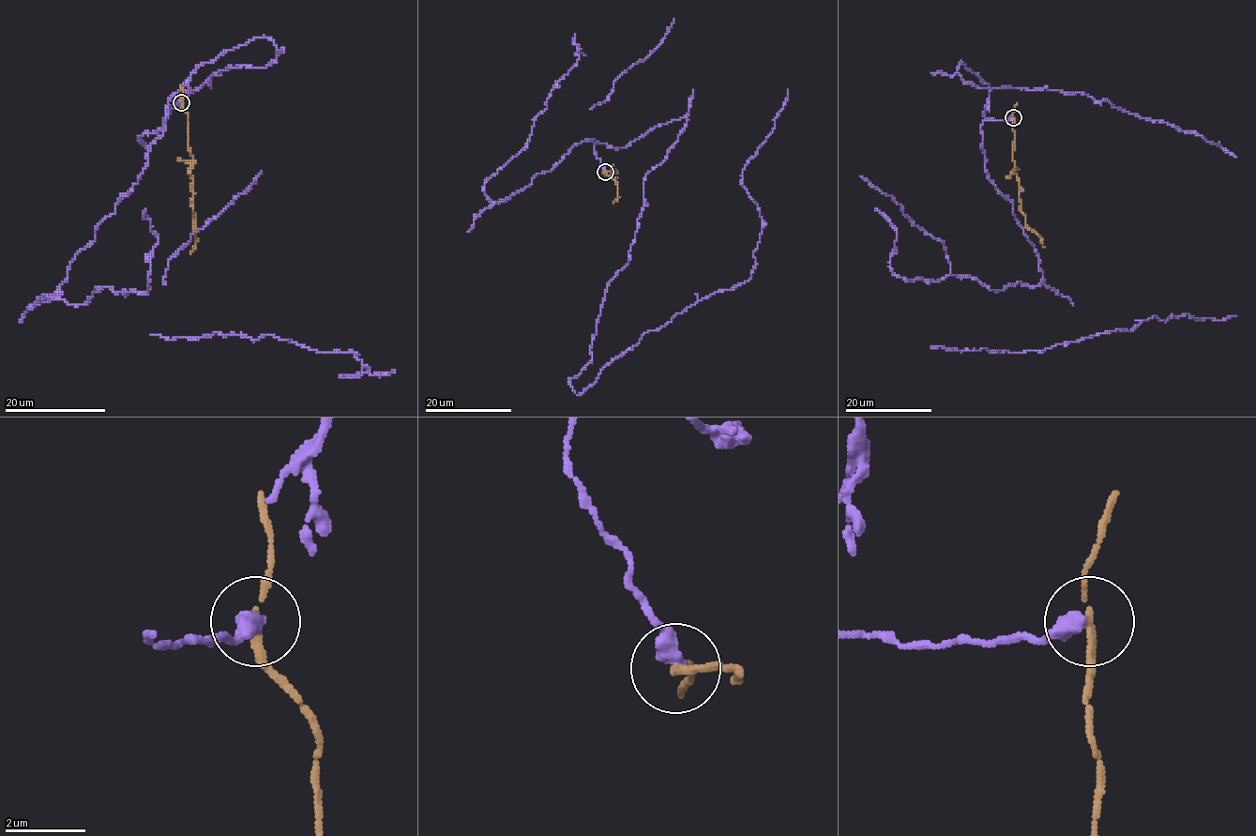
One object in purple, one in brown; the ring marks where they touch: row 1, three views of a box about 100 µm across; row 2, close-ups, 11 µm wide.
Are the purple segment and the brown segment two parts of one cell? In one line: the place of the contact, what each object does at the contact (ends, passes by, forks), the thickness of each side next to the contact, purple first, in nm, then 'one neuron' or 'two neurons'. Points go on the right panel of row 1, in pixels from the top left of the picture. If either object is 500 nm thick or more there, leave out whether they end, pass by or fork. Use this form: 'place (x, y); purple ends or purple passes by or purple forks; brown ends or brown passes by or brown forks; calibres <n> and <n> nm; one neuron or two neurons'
place (1013, 117); purple ends; brown passes by; calibres 440 and 170 nm; two neurons

